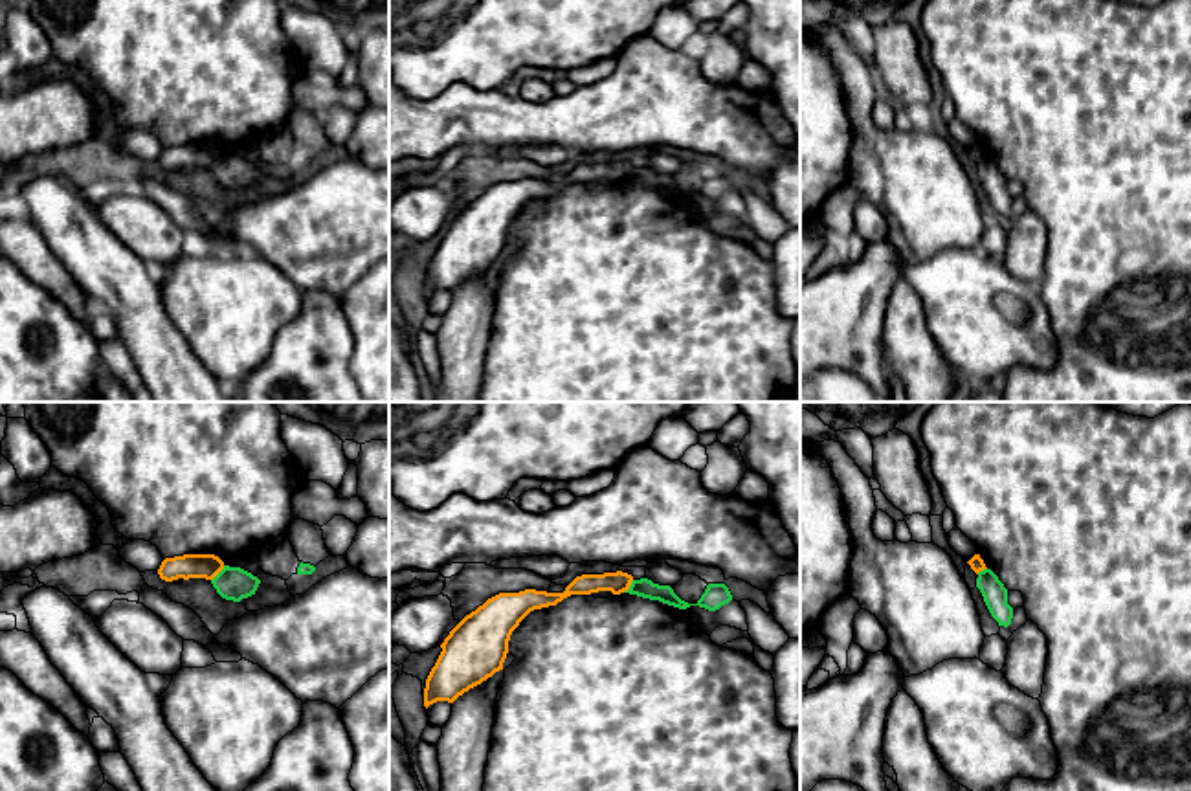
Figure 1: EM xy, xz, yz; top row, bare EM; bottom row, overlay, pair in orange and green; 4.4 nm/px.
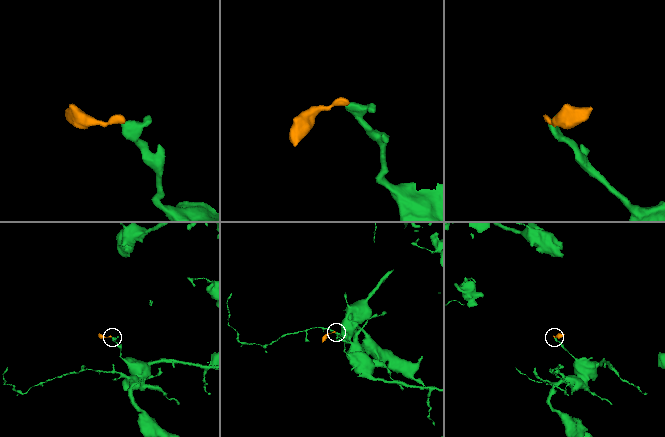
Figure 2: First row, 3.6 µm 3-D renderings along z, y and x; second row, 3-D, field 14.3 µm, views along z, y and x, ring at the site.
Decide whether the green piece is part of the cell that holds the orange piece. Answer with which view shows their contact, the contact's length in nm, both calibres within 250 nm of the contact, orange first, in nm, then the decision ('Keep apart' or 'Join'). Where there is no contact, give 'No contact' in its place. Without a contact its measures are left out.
Touches orange in xy. Shared border 90 nm. Thickness 110 nm (orange) against 140 nm. Keep apart

